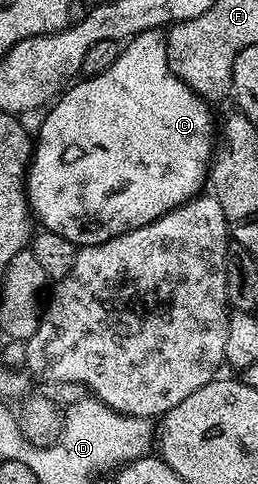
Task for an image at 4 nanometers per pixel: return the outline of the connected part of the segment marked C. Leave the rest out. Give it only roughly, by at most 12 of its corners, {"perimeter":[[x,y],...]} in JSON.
{"perimeter":[[162,31],[46,109],[27,199],[109,242],[204,191],[211,108]]}

